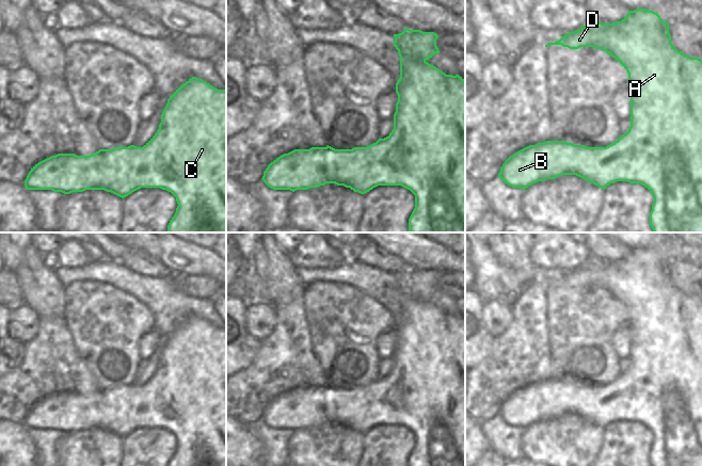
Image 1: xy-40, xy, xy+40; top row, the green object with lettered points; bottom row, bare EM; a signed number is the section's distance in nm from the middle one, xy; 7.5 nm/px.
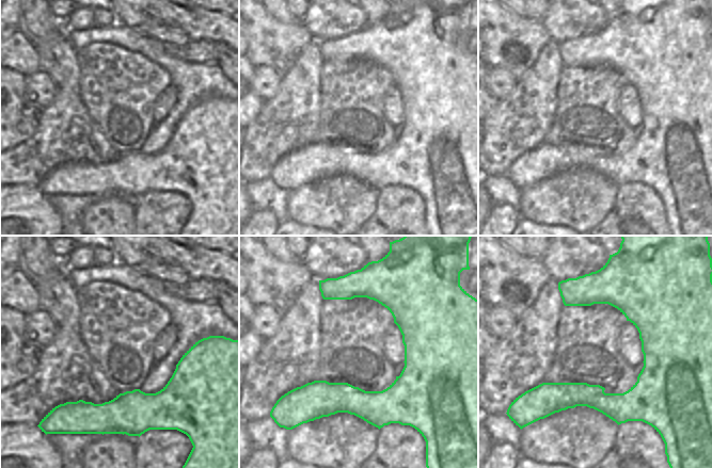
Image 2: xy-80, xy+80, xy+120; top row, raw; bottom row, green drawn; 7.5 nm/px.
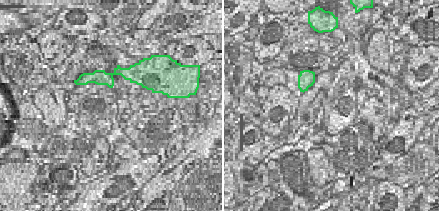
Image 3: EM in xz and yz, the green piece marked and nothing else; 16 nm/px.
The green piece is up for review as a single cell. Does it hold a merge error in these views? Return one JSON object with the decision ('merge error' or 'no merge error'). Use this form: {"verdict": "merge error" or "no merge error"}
{"verdict": "no merge error"}

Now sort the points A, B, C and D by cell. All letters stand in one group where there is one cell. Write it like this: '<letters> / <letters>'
A B C D

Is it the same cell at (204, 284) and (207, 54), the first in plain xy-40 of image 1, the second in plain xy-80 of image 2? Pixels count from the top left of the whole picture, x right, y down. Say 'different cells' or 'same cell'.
same cell

